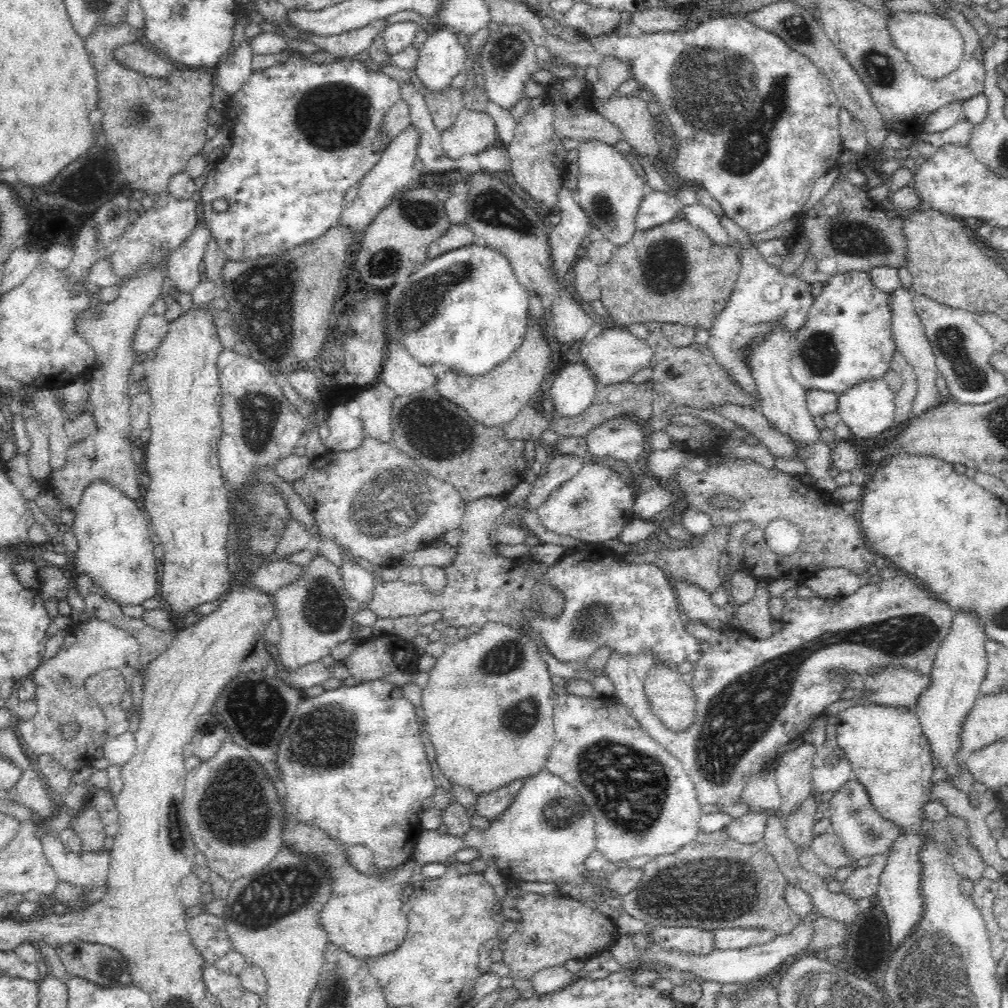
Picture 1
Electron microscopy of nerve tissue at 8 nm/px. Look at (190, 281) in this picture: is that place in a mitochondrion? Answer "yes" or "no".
no

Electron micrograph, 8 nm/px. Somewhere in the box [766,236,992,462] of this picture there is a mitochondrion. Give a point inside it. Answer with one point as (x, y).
(950, 341)

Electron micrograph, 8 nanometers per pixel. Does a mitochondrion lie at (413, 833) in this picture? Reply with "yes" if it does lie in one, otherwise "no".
no

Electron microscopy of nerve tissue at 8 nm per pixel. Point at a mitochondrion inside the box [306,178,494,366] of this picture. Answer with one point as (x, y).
(414, 313)

